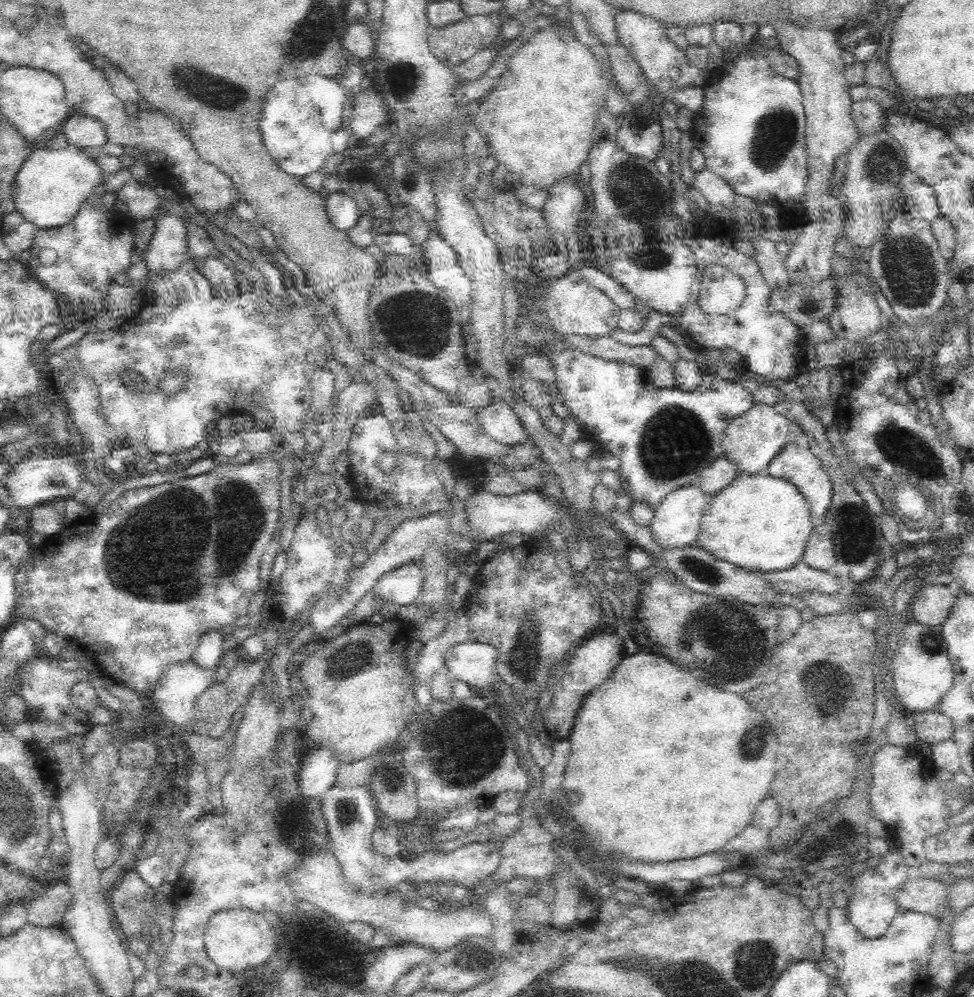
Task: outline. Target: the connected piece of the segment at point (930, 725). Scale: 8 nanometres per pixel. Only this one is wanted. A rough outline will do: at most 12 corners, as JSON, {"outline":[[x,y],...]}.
{"outline":[[938,708],[910,714],[919,740],[952,738],[953,722]]}

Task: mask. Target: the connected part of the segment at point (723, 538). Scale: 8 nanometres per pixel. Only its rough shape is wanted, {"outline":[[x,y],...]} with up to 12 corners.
{"outline":[[740,473],[696,545],[763,573],[801,560],[814,519],[790,482]]}

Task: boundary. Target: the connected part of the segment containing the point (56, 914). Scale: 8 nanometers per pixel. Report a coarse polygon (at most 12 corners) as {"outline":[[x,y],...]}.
{"outline":[[51,884],[27,907],[27,923],[59,926],[72,900],[68,884]]}

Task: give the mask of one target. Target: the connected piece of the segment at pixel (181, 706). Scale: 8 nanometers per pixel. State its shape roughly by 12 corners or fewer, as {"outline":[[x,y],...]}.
{"outline":[[170,663],[152,698],[166,722],[184,728],[215,669]]}

